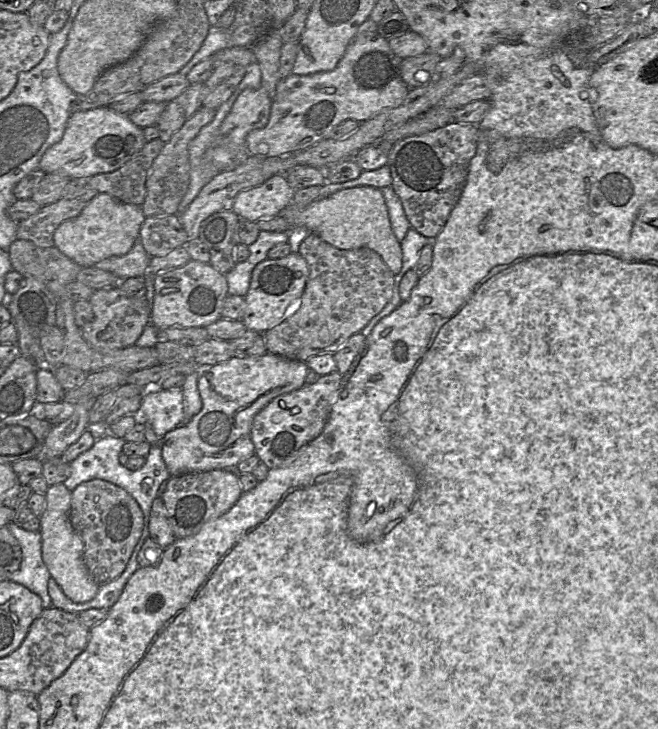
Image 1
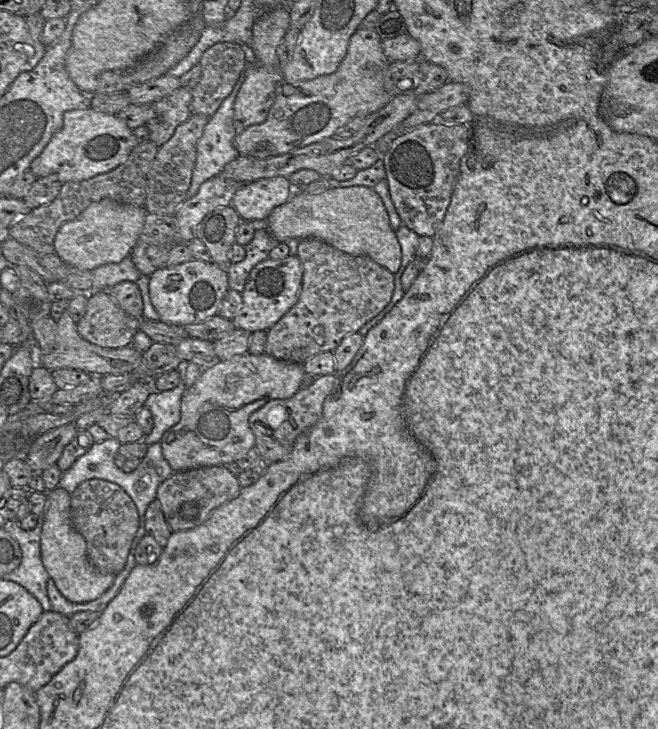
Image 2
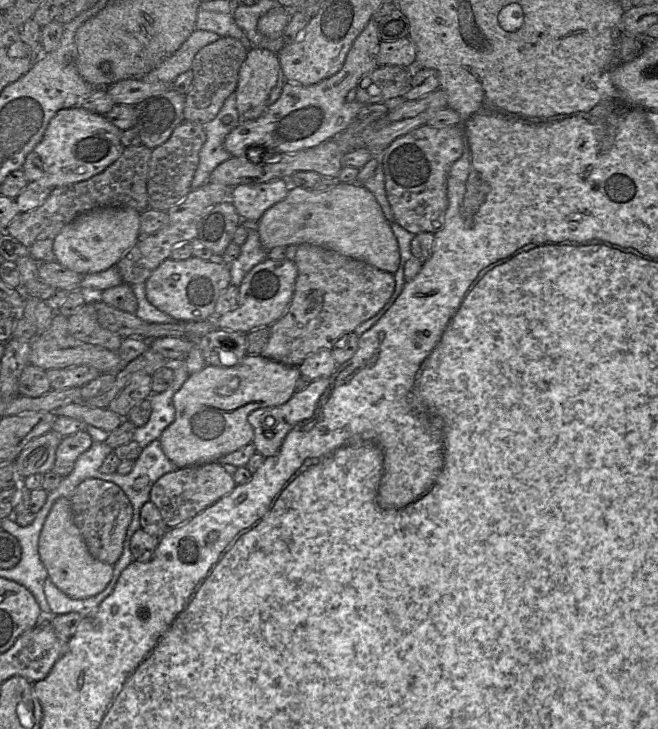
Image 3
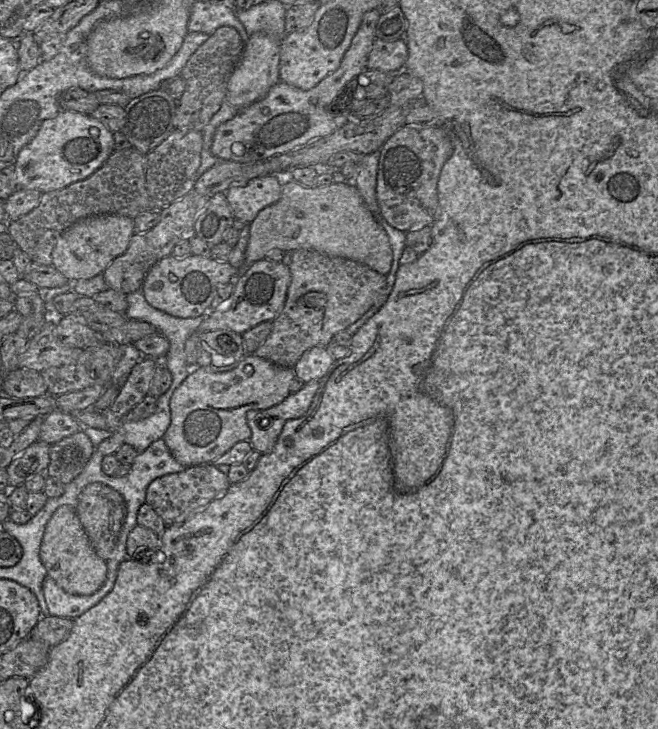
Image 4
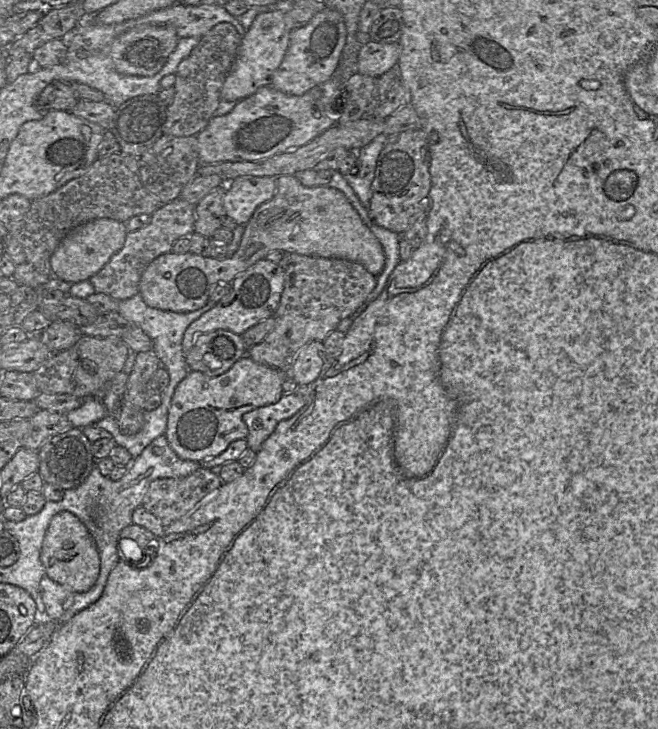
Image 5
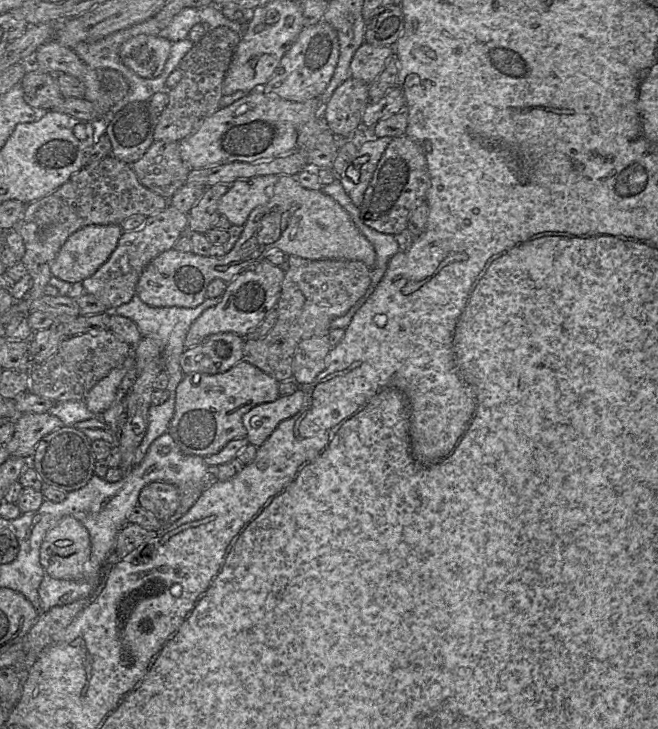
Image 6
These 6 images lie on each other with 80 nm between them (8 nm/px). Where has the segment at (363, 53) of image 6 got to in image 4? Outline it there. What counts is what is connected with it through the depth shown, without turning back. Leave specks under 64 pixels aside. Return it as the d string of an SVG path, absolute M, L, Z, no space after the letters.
M375 39L368 54L366 69L399 73L404 68L407 56L404 39L390 42Z

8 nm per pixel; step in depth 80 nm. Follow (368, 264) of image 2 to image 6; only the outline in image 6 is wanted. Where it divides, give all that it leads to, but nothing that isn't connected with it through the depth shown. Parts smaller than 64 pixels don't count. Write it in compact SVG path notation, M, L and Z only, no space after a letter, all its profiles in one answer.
M289 256L289 264L287 269L284 269L284 279L282 282L281 294L276 304L275 309L277 309L277 319L274 326L268 332L268 334L260 339L244 339L243 345L243 360L249 362L250 364L256 366L263 372L274 377L278 382L285 380L290 380L293 377L293 356L299 342L307 337L314 335L328 335L330 330L331 321L337 317L346 314L350 308L356 304L356 302L364 296L367 289L371 283L371 271L363 262L361 261L351 261L351 260L309 260L297 256Z

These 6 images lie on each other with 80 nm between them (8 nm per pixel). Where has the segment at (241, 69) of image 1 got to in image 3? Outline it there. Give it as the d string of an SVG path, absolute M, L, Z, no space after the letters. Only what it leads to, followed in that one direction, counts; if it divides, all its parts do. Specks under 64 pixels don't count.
M221 36L197 52L191 66L192 84L185 94L184 121L204 125L217 115L226 98L236 89L239 69L246 58L247 51L240 40Z

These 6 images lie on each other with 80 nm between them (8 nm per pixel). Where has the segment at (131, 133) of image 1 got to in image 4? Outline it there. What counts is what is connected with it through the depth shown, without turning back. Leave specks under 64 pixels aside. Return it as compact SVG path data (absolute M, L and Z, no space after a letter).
M59 111L55 117L43 121L36 136L19 152L14 163L17 186L19 189L37 190L42 194L62 189L89 177L113 151L113 133L100 121L75 111Z

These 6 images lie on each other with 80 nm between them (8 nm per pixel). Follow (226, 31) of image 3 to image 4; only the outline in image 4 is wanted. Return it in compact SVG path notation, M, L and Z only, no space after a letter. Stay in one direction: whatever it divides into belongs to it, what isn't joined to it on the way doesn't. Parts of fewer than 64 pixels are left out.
M194 1L187 25L189 32L202 32L208 35L221 26L231 26L240 34L244 44L249 35L242 23L238 20L235 10L227 2Z

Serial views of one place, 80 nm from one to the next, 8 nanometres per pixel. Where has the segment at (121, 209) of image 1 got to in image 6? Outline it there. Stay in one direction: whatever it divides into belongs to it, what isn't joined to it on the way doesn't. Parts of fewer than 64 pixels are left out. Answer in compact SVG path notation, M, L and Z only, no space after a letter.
M87 225L71 234L51 264L51 275L71 284L93 275L115 250L123 230L120 225Z

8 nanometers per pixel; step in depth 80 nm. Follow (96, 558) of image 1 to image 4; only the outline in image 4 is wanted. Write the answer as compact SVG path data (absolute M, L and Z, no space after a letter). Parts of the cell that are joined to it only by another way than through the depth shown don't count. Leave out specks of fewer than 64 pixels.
M91 483L80 493L76 513L95 552L100 558L107 561L114 553L127 514L123 496L103 483Z

